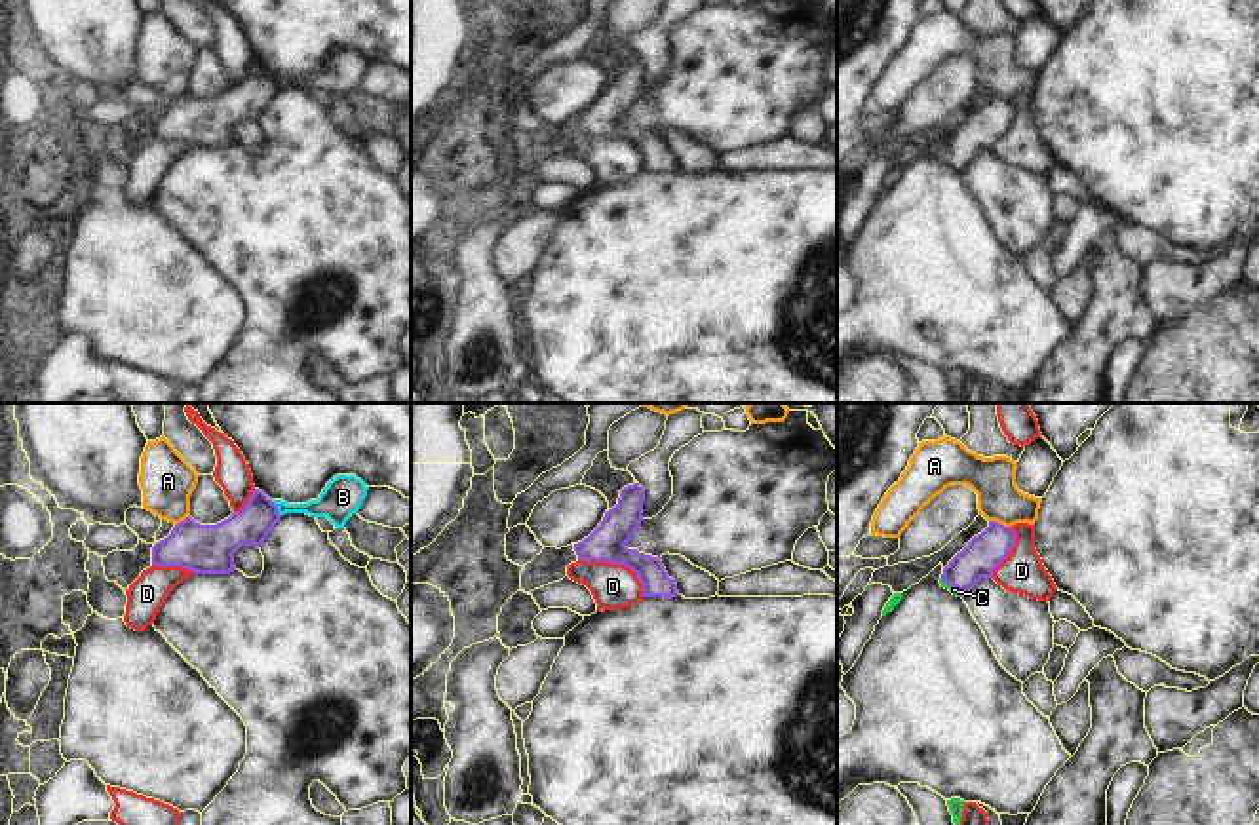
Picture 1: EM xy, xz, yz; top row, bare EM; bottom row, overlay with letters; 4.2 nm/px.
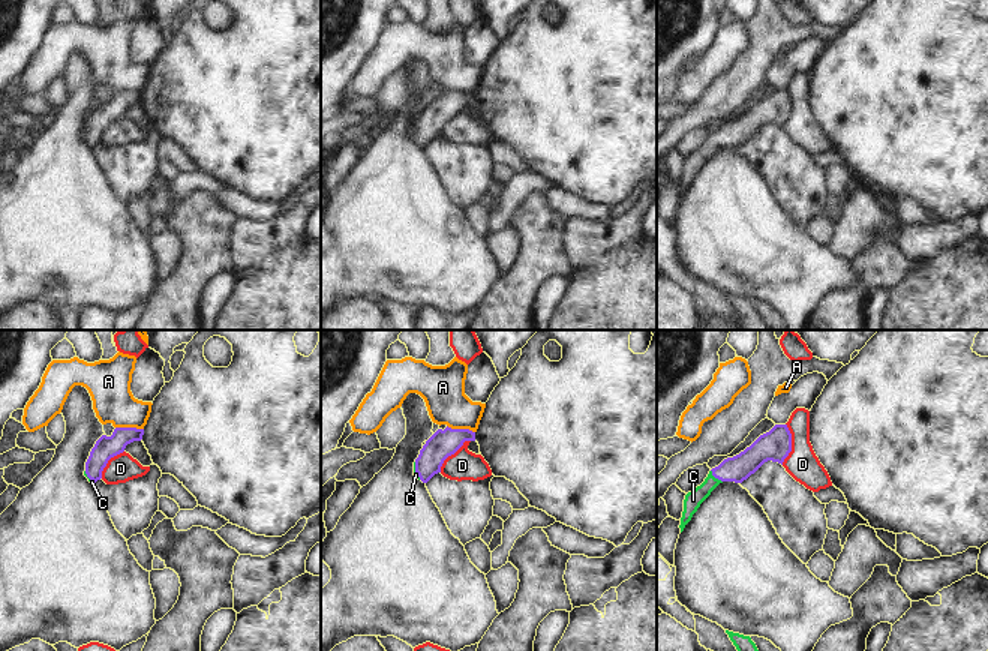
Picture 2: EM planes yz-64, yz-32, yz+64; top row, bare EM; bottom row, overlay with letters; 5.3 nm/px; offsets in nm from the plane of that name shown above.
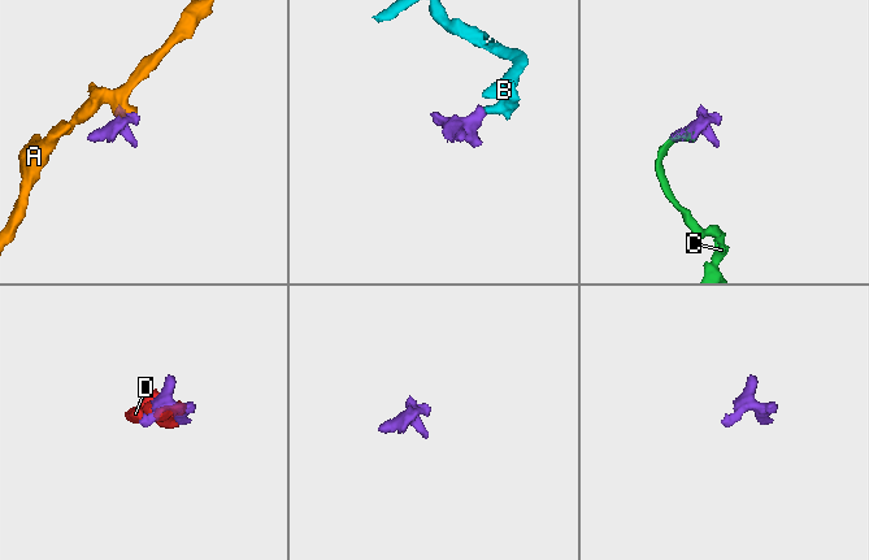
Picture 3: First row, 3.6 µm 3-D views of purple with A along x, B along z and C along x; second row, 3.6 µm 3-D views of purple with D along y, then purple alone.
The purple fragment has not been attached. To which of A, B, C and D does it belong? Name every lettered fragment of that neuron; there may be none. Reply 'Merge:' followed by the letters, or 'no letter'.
Merge: C

